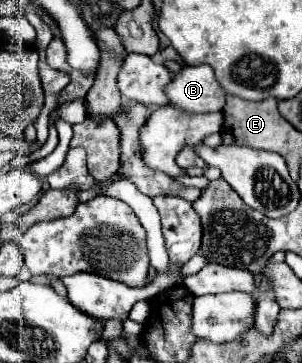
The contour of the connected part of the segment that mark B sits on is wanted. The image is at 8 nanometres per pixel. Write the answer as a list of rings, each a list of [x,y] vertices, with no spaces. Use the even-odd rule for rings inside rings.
[[[186,65],[168,83],[166,97],[172,107],[184,113],[212,113],[222,111],[226,93],[216,83],[212,67]]]

